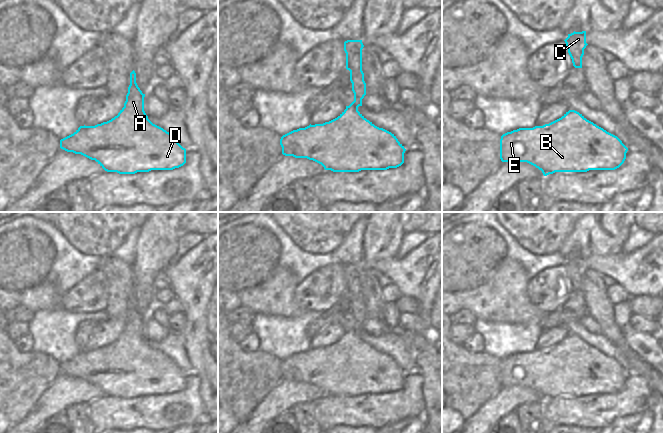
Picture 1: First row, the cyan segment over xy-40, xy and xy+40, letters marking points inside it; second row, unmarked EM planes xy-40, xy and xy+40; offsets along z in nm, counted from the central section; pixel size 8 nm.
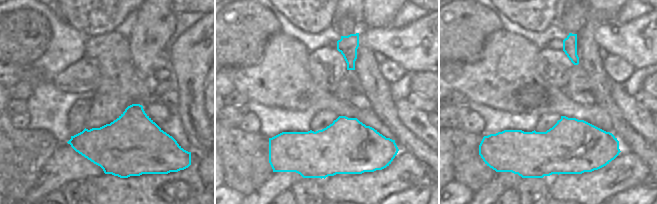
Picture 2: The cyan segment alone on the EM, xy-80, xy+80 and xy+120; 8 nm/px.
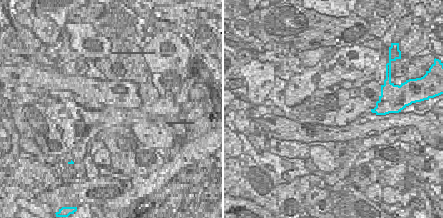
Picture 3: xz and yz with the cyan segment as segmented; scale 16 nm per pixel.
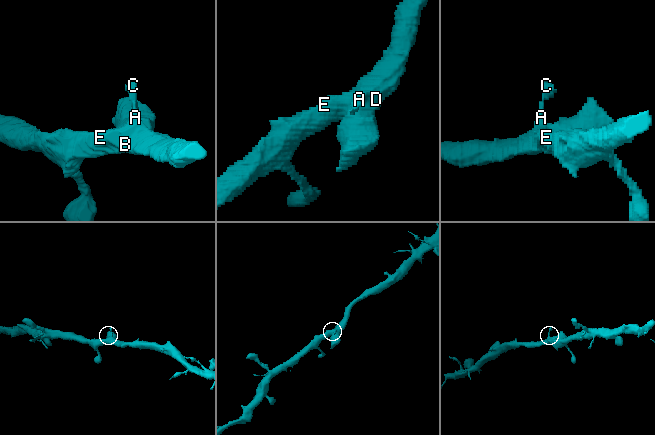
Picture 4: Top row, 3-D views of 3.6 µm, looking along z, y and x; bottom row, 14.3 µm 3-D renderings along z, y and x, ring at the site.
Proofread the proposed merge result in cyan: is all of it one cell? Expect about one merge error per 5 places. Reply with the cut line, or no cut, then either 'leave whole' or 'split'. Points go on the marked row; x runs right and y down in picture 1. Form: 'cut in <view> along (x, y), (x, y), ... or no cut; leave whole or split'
no cut; leave whole

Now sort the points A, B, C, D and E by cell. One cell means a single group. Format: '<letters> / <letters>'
A B C D E

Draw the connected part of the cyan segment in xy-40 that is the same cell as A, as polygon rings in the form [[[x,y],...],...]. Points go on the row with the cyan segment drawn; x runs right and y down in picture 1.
[[[133,70],[126,101],[118,115],[95,126],[80,126],[73,134],[60,140],[60,148],[95,160],[105,171],[119,174],[173,170],[183,166],[186,163],[186,149],[172,134],[148,119],[144,111],[144,97]]]

